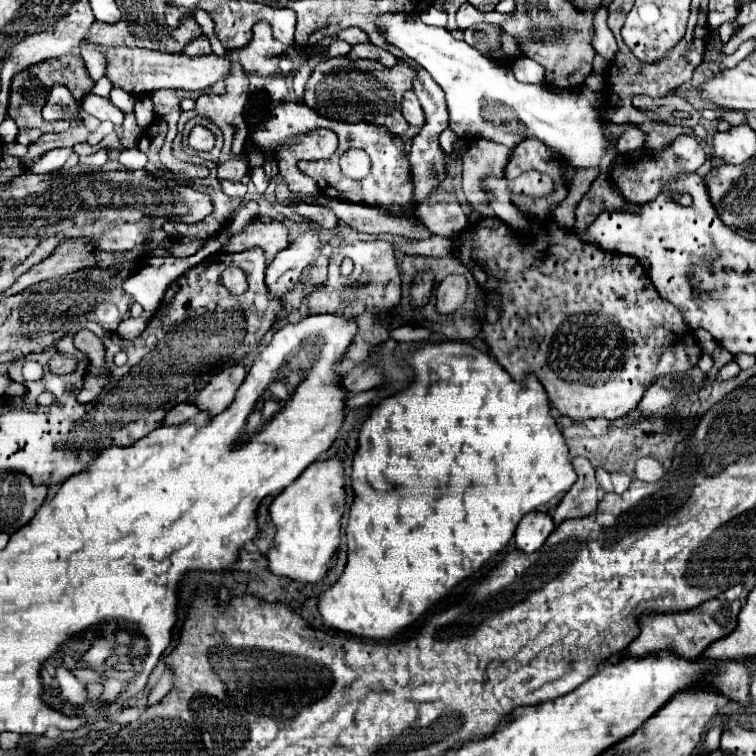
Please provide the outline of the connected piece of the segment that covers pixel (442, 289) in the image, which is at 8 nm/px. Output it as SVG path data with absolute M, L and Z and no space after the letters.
M447 276L437 288L437 310L449 314L457 310L467 296L467 280L463 276Z

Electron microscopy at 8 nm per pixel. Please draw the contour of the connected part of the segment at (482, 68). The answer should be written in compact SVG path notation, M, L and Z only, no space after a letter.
M383 14L375 20L375 26L389 46L423 66L443 90L459 90L459 104L447 104L451 116L449 128L457 136L481 136L507 148L515 148L521 140L537 136L551 150L571 160L573 166L599 166L603 174L615 162L617 150L603 134L603 122L599 122L599 116L607 110L601 92L591 92L587 86L577 88L579 92L567 92L551 90L547 84L517 82L505 60L487 58L467 42L455 40L449 30L427 26L413 14Z

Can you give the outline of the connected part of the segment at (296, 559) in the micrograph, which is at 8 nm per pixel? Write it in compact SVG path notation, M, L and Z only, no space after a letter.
M339 456L317 460L313 462L293 484L289 484L269 506L269 516L275 524L275 538L273 550L265 554L267 568L275 576L283 576L295 582L321 582L335 562L335 550L339 546L339 530L341 530L341 516L345 510L345 478L343 478L343 462Z

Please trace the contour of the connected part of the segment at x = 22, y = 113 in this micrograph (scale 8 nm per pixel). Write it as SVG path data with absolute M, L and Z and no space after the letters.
M21 72L13 78L11 100L9 100L9 116L15 120L19 130L37 128L41 132L63 132L69 126L55 126L41 116L41 108L45 106L47 92L51 86L39 82L31 72Z

